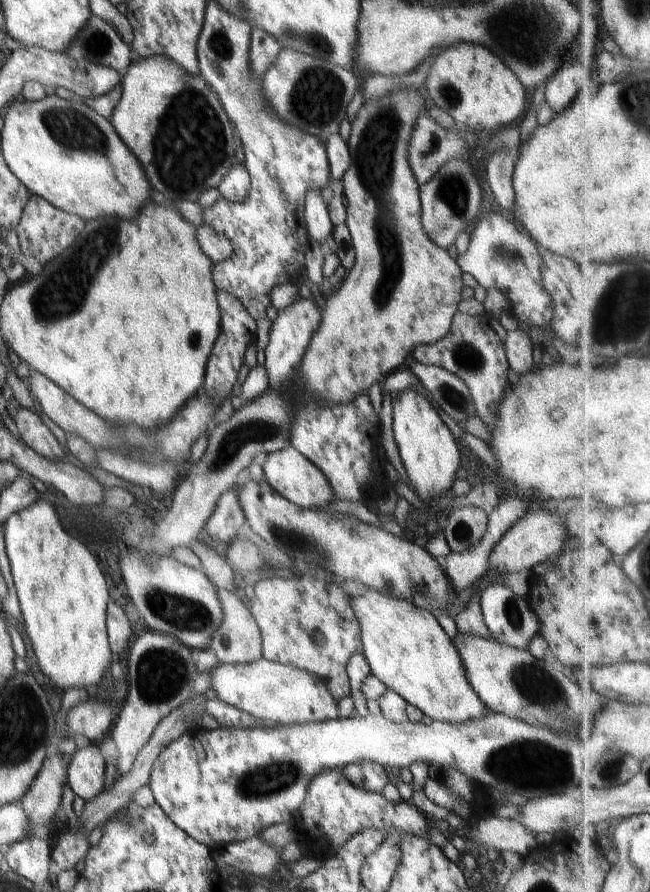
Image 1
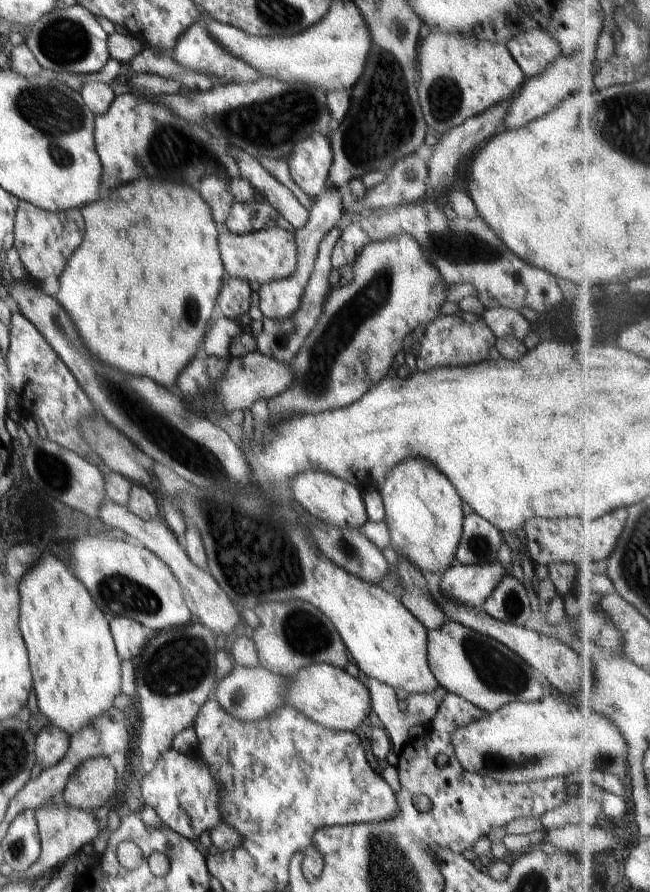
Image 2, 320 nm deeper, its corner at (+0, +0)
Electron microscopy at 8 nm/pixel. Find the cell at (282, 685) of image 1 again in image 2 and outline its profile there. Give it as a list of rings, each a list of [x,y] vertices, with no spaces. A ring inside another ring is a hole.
[[[312,663],[302,667],[296,676],[288,681],[285,702],[305,714],[320,726],[337,731],[354,731],[360,724],[368,722],[371,711],[369,690],[348,672],[326,663]]]

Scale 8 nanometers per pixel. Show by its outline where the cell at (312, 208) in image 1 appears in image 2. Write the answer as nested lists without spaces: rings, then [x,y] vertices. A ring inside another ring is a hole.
[[[313,132],[297,142],[286,160],[294,182],[312,198],[326,188],[333,158],[331,142],[325,134]]]

